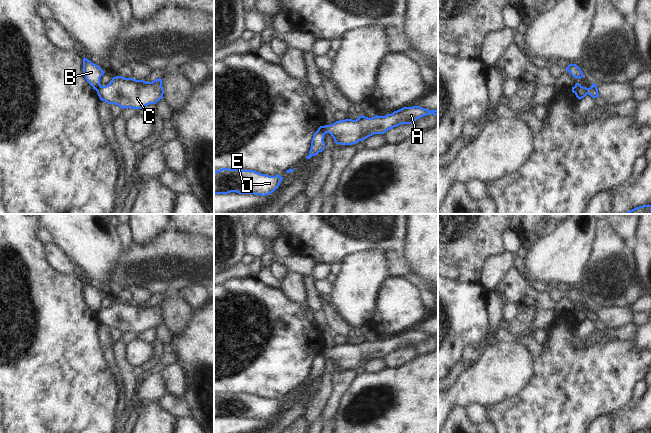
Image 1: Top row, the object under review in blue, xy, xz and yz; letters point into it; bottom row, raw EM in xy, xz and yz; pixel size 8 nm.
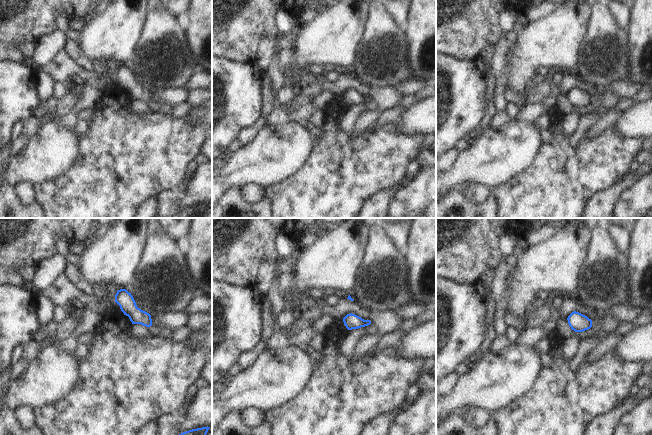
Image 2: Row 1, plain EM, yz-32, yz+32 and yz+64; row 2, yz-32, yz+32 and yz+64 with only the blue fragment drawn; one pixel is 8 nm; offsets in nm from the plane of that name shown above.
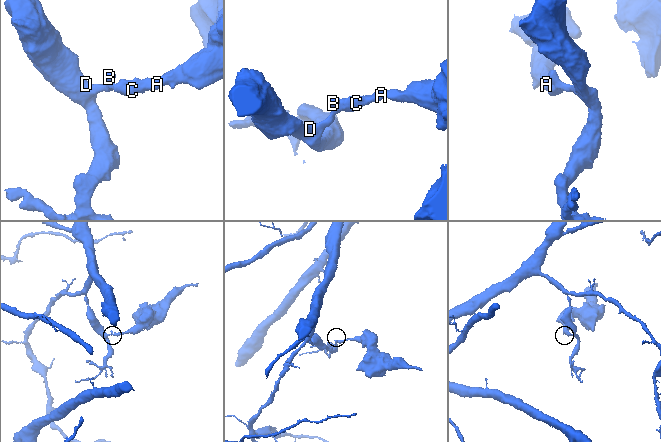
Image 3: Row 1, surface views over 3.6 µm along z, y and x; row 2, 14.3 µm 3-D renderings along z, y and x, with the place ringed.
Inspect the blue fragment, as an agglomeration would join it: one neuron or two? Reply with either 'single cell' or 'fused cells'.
fused cells

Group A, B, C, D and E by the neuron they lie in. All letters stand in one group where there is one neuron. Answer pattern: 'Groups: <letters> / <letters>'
Groups: A C / B D E.

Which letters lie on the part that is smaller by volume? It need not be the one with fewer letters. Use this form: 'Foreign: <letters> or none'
Foreign: A, C

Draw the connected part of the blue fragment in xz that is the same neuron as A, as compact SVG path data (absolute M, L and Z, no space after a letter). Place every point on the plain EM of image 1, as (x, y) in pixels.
M420 330L403 331L385 340L376 339L368 342L361 339L356 344L340 344L323 351L324 357L329 357L336 368L353 369L374 358L384 358L401 348L413 348L417 343L430 338L438 341L438 333L428 334Z

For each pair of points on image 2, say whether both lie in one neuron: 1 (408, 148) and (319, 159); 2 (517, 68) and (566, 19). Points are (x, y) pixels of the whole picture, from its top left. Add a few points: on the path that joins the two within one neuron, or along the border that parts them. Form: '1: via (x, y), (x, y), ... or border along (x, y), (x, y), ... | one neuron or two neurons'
1: via (386, 151), (382, 155), (344, 155), (341, 157) | one neuron
2: via (529, 56), (554, 31) | one neuron

